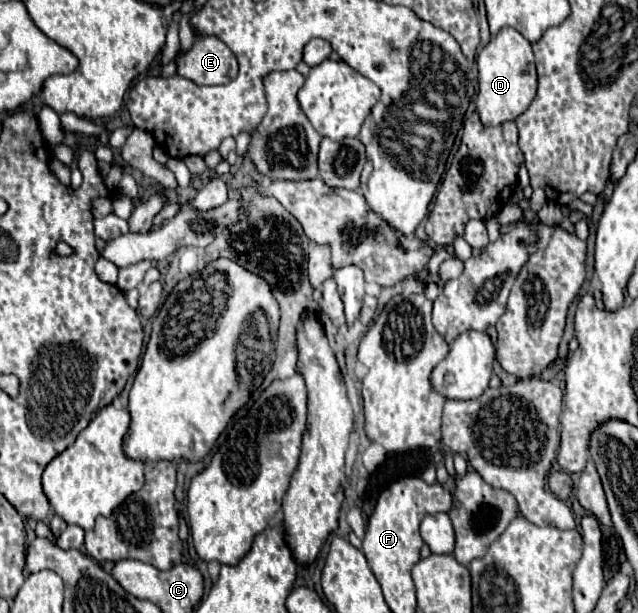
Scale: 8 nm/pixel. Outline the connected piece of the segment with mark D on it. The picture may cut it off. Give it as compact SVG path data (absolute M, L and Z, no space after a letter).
M503 28L495 40L491 40L479 52L479 94L477 94L477 114L485 126L497 126L507 120L521 116L535 98L537 92L537 72L533 64L531 44L513 28Z

